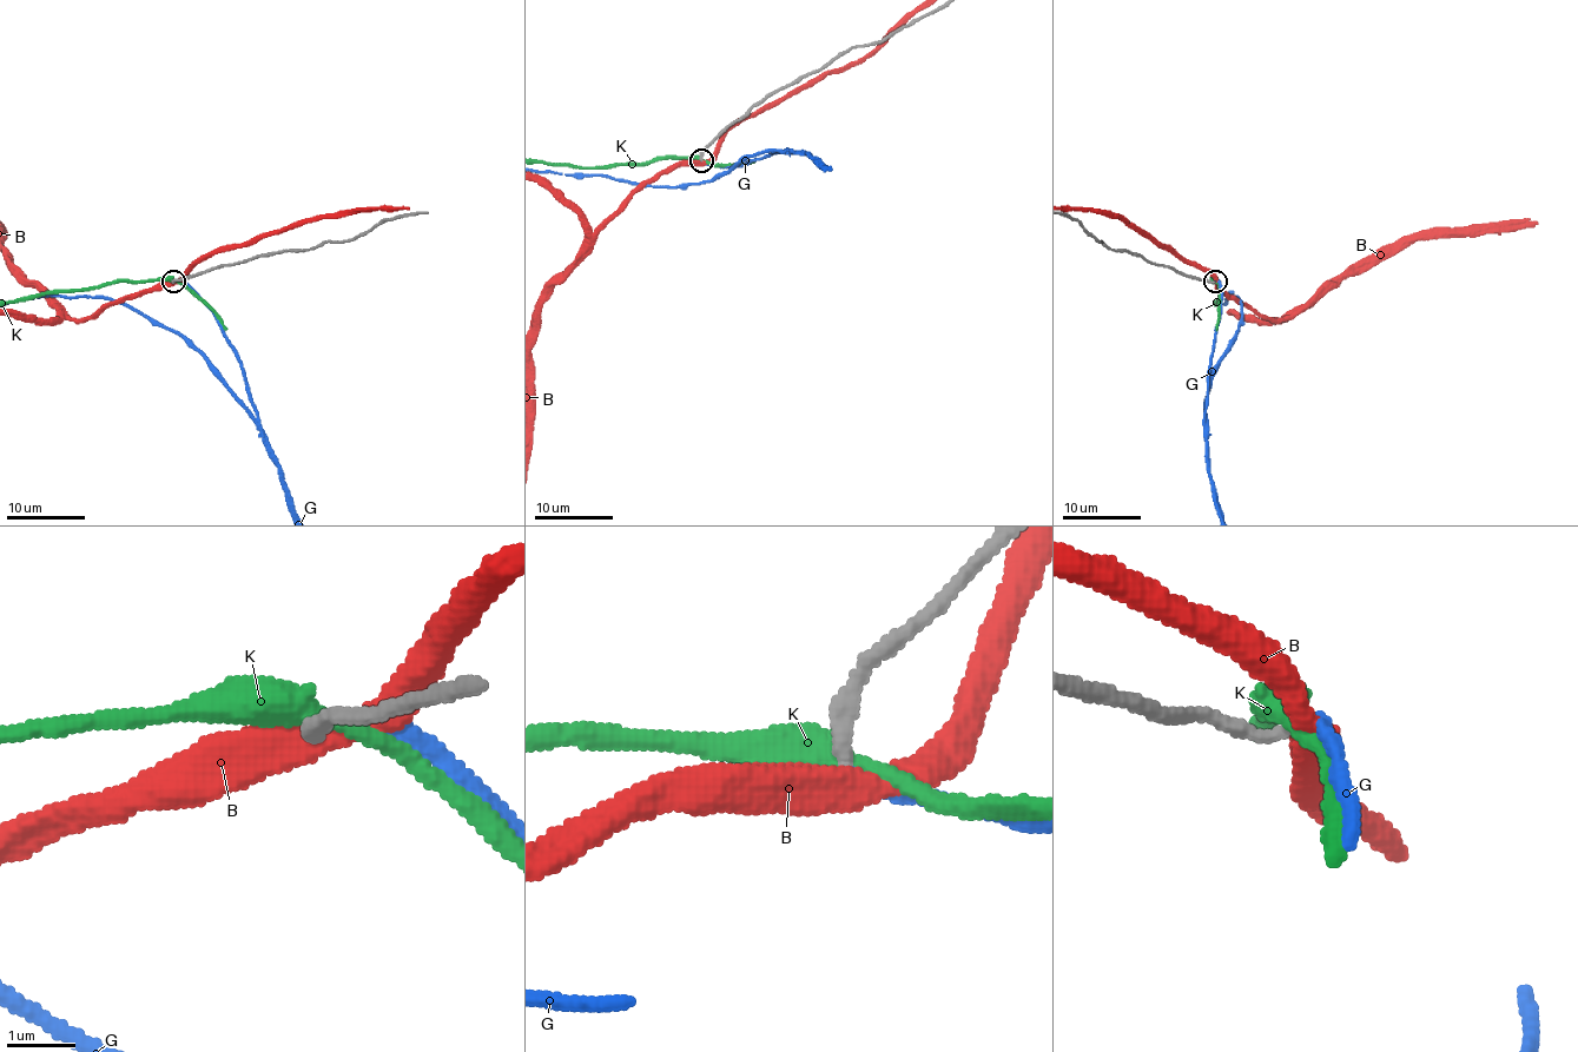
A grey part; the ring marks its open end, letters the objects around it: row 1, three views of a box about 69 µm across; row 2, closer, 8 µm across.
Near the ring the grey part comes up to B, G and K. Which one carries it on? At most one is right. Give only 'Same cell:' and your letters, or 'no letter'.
Same cell: G

